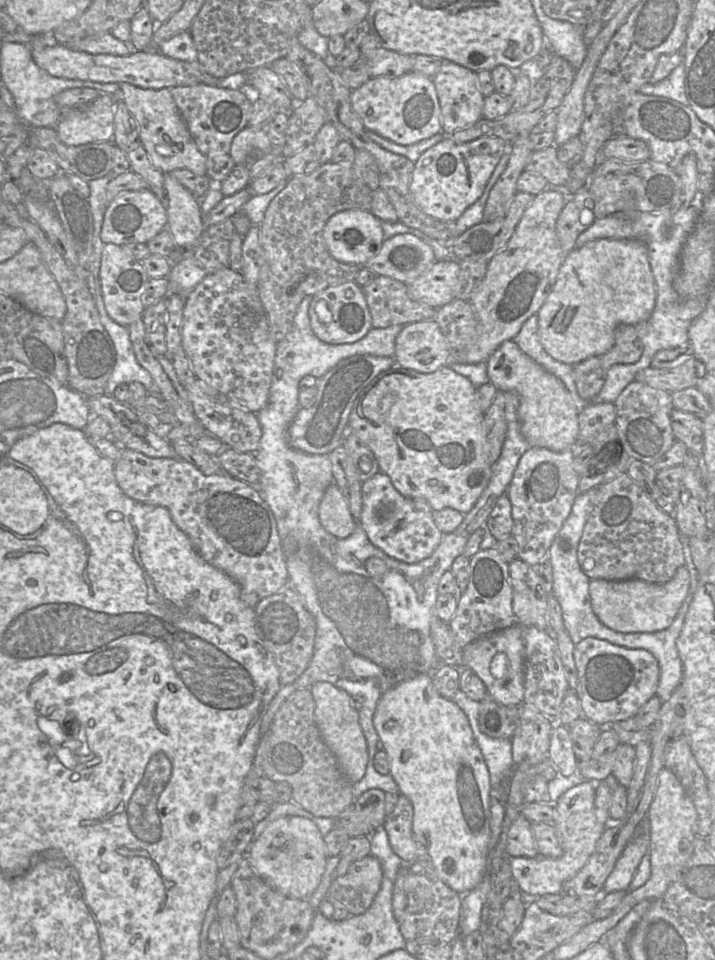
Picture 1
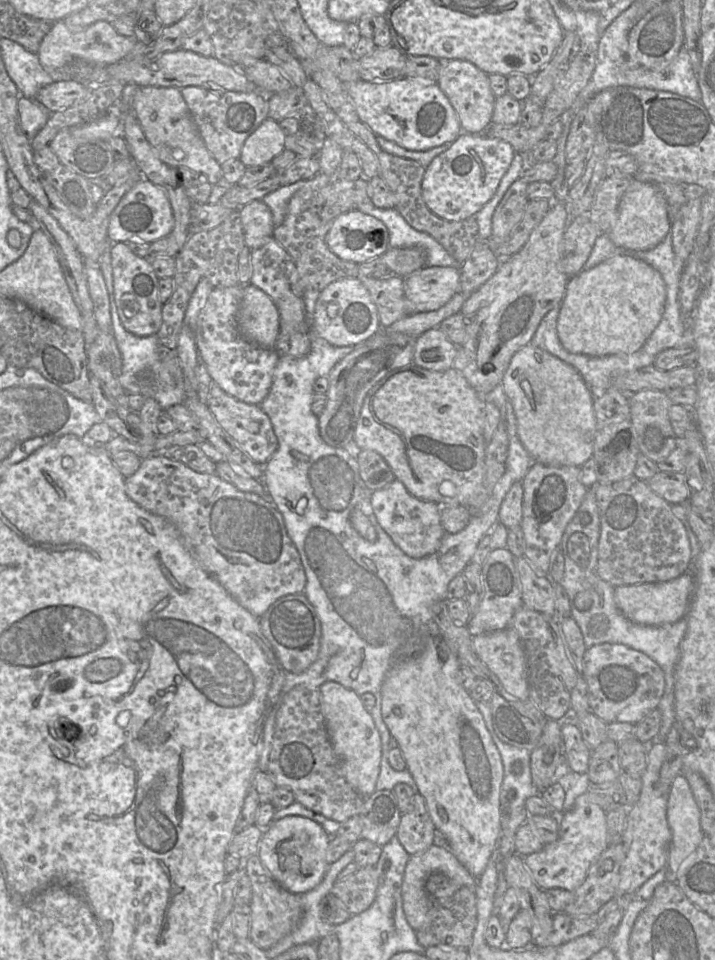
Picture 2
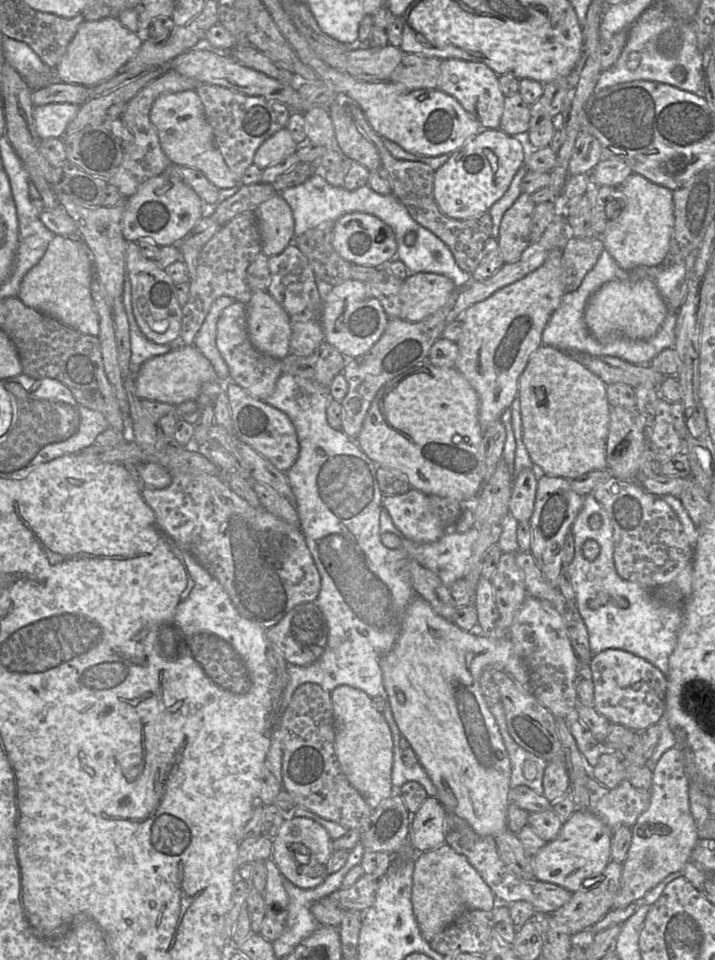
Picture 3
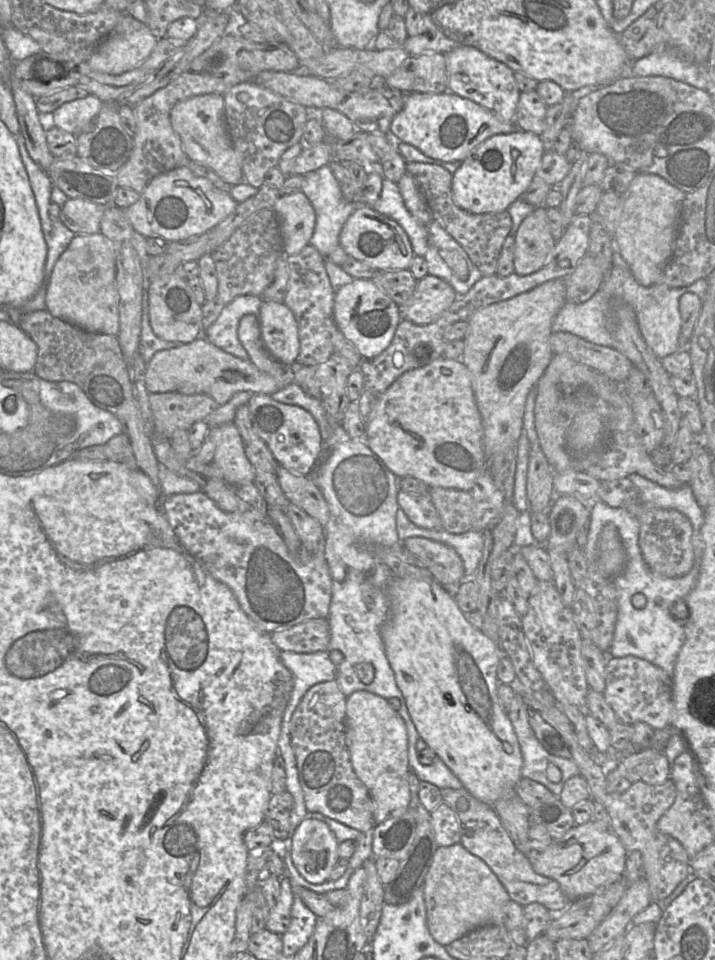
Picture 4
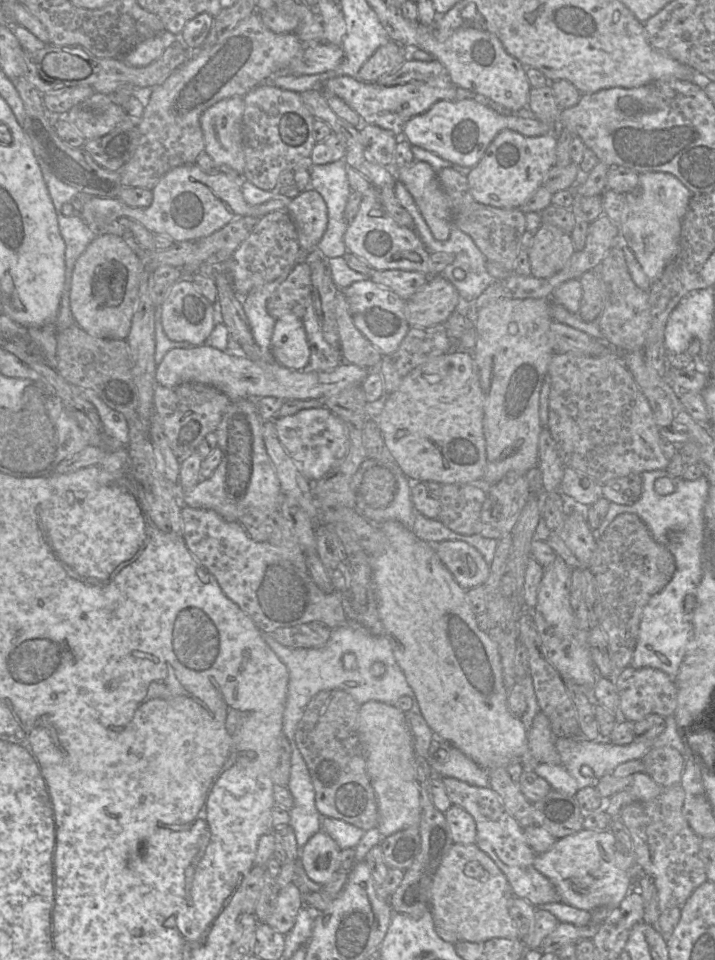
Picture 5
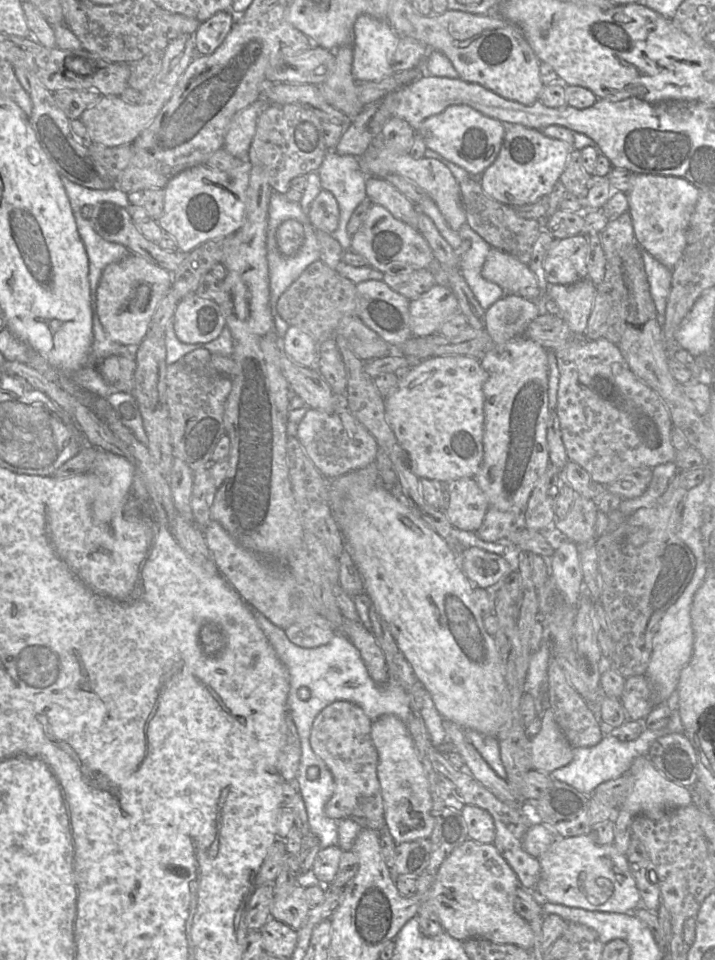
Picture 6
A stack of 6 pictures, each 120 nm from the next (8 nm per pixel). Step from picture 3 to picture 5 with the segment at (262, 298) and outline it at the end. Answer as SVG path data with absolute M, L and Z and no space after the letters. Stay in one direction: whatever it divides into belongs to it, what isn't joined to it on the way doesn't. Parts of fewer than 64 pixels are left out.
M285 315L276 320L270 346L281 365L292 370L306 369L310 348L303 322L295 315Z

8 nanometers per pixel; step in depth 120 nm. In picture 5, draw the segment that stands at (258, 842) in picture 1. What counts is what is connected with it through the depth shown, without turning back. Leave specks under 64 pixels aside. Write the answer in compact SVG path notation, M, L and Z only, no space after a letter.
M323 830L314 834L300 850L300 862L307 876L326 884L338 870L340 848Z

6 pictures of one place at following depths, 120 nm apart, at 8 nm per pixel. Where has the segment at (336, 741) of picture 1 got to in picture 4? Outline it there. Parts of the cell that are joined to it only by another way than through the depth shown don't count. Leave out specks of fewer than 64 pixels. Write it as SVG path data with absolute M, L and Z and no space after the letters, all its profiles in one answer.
M364 690L353 692L346 699L345 743L353 770L374 802L375 823L407 812L411 800L411 770L407 731L399 713L376 694Z

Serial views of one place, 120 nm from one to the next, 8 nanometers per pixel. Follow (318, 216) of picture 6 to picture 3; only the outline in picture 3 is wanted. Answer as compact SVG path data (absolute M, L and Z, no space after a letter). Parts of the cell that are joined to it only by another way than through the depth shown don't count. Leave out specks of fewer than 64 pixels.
M275 193L275 195L255 208L253 212L256 216L261 236L261 253L269 257L280 254L292 243L295 237L294 218L289 204L279 193Z

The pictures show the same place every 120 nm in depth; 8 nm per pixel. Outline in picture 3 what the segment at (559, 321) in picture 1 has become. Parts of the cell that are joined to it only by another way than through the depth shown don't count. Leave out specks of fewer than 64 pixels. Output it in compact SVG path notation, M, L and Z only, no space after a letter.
M650 279L612 280L603 284L589 299L584 320L590 333L597 339L624 336L630 339L649 339L656 334L668 306Z

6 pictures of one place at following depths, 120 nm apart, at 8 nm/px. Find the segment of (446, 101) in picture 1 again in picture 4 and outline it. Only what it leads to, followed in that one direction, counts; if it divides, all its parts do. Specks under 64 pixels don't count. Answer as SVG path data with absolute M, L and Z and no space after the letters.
M460 46L444 55L449 92L479 104L503 122L514 122L521 92L512 69L473 46Z

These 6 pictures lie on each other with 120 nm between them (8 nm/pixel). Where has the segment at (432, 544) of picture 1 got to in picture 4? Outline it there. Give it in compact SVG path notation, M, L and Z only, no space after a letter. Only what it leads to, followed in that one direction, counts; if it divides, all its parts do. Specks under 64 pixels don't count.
M399 491L397 502L409 520L416 526L425 529L442 527L441 518L435 508L430 494L416 495Z

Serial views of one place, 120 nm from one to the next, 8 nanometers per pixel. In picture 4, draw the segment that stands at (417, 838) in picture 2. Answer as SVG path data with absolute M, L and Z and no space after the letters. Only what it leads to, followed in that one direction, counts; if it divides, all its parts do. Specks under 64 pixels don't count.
M442 802L431 813L431 825L439 846L460 844L461 825L456 813Z

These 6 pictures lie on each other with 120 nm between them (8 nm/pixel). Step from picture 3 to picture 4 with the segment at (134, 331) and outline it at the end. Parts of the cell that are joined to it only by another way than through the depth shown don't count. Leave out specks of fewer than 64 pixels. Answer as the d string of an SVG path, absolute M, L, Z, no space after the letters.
M146 269L146 273L144 273L144 283L143 283L141 336L139 345L139 352L146 365L151 361L156 352L177 348L185 344L182 342L163 340L153 332L149 321L149 306L147 295L148 284L149 278Z

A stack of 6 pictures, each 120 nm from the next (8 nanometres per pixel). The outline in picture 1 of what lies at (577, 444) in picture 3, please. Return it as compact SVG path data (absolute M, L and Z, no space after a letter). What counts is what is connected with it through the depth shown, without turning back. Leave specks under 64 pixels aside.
M513 340L502 343L485 365L489 383L499 391L515 392L519 396L520 430L531 447L555 452L573 450L579 435L580 411L572 394L560 379L521 351Z

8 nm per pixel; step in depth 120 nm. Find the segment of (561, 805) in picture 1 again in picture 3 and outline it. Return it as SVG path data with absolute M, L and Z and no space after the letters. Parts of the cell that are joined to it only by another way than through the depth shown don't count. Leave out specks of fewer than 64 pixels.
M577 809L563 823L558 836L531 857L534 877L562 886L571 893L591 889L585 888L583 882L601 875L611 861L611 833L612 830L589 810Z

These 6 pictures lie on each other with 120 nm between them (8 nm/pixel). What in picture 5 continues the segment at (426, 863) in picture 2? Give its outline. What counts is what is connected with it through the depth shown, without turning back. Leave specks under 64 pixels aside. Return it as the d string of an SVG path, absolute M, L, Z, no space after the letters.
M453 844L434 875L429 910L435 931L446 942L484 942L493 938L520 939L509 913L511 886L495 862L475 844Z

